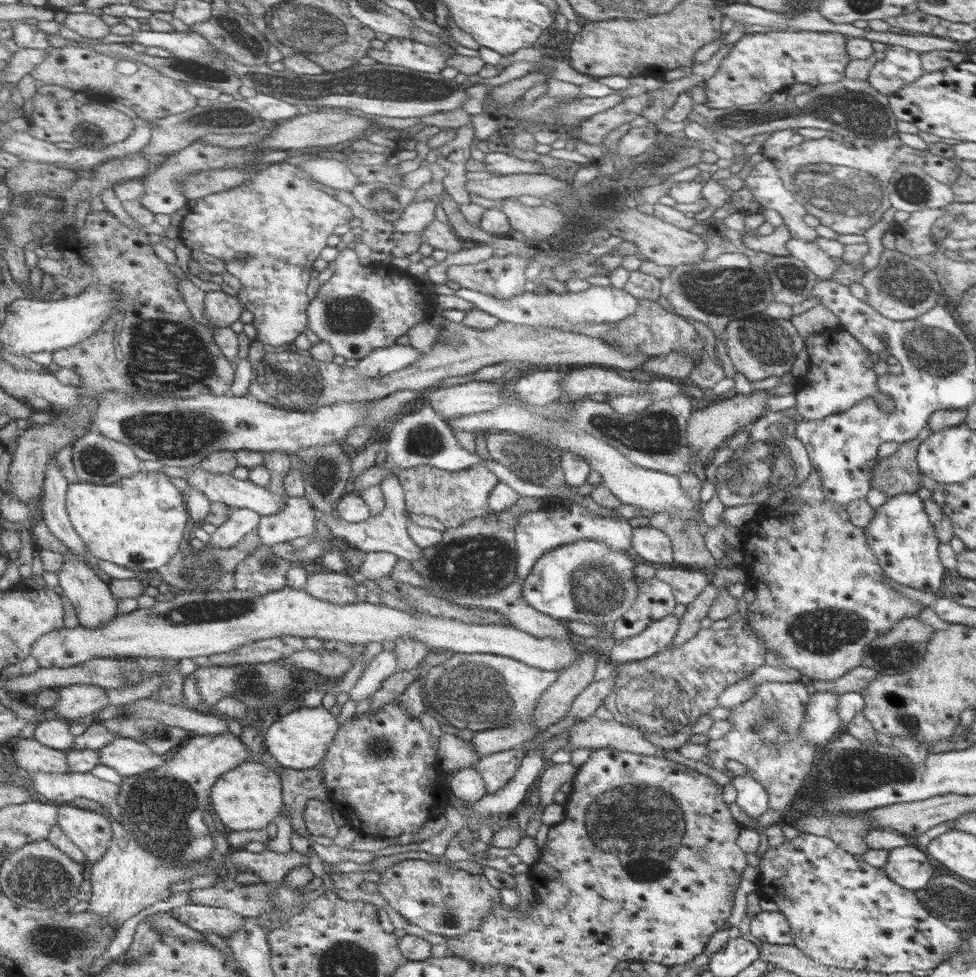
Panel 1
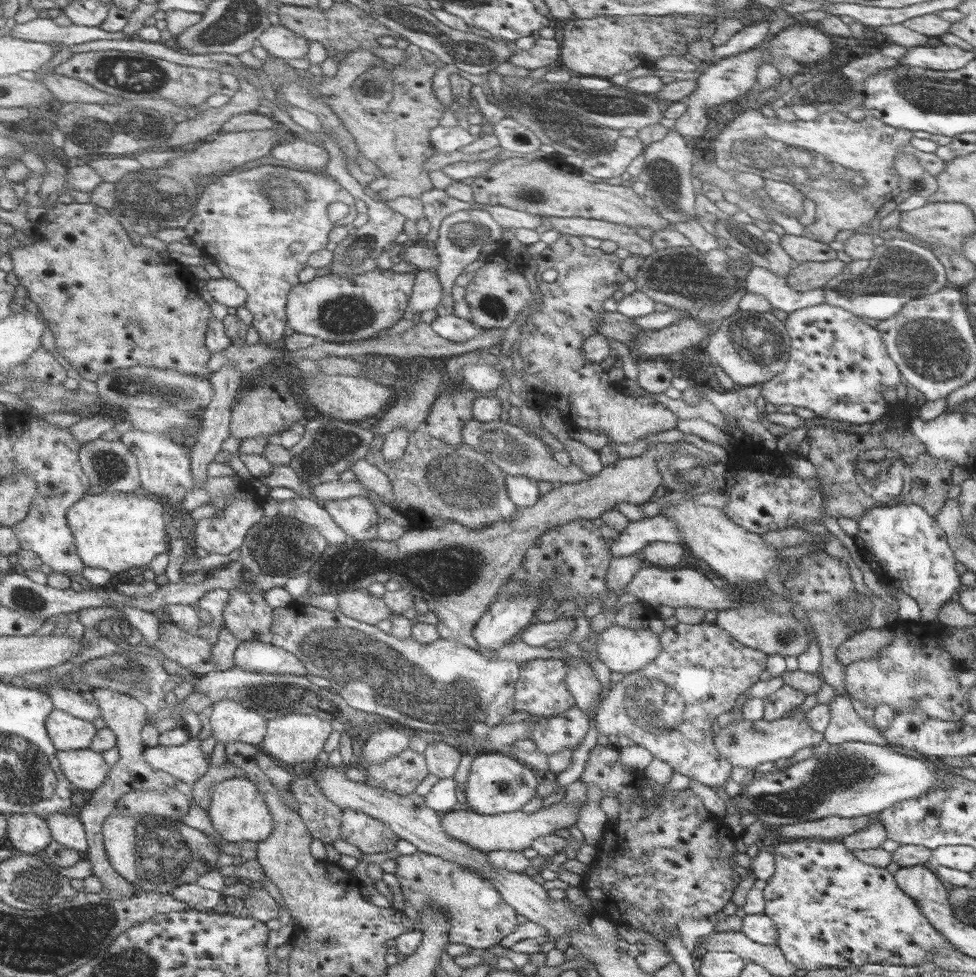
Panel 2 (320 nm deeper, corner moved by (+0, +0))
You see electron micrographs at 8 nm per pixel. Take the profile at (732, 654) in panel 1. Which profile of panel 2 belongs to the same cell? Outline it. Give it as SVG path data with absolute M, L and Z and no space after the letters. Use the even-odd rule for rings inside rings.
M704 621L700 624L682 624L677 623L675 626L666 628L665 631L660 635L661 644L664 646L664 651L642 670L637 672L624 675L624 678L612 685L612 688L606 692L603 700L597 706L595 712L595 731L598 735L602 736L618 736L622 741L633 741L634 744L641 746L653 754L654 759L660 759L671 766L674 772L680 772L684 776L688 776L689 779L698 780L706 786L716 792L720 786L724 786L726 779L730 778L733 765L730 764L729 760L726 760L724 756L720 756L717 748L714 746L714 724L718 724L718 716L726 716L726 712L730 712L734 708L738 708L738 700L742 700L742 696L746 696L746 692L750 692L751 686L758 682L760 674L768 668L768 659L762 655L759 655L757 650L750 649L746 645L742 645L740 641L734 640L734 637L729 635L725 629L720 628L715 623L705 623Z

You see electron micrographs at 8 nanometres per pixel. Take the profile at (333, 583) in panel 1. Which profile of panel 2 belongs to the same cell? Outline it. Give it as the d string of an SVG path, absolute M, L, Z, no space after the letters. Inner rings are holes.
M364 588L337 594L337 598L339 611L369 625L377 625L380 620L393 616L390 607L381 598L371 596Z

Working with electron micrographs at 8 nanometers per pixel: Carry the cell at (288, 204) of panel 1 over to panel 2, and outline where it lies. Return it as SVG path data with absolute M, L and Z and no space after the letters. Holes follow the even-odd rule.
M265 163L261 164L259 167L252 168L251 170L243 168L230 174L230 176L222 176L215 180L213 184L208 185L205 188L198 200L198 203L193 208L193 216L190 219L190 223L186 226L187 233L205 254L216 258L216 264L224 272L224 276L226 278L237 280L249 292L249 299L246 307L254 314L255 317L254 324L252 326L262 333L266 344L270 343L271 345L281 346L281 342L285 338L284 330L286 330L286 318L288 316L285 308L288 306L288 296L290 292L292 292L293 288L298 284L298 272L304 268L304 264L306 264L306 260L308 260L308 256L310 256L312 252L327 248L328 234L330 234L330 230L334 228L334 224L328 220L326 208L328 208L328 204L332 204L332 202L344 202L346 206L350 206L350 210L348 210L348 208L344 210L343 208L342 212L340 212L342 216L337 217L342 218L342 220L336 220L335 223L340 222L339 225L344 226L354 221L358 214L358 210L356 210L356 206L354 206L354 198L352 198L352 194L350 194L346 188L342 188L342 186L340 186L332 176L327 175L325 172L315 172L310 170L306 170L306 172L304 172L303 168L282 168L282 166L280 166L280 168L276 168L276 166L270 166L270 164ZM294 242L302 242L302 244L304 244L302 252L284 250L284 248L288 248L288 246L290 246L290 244L294 244Z

